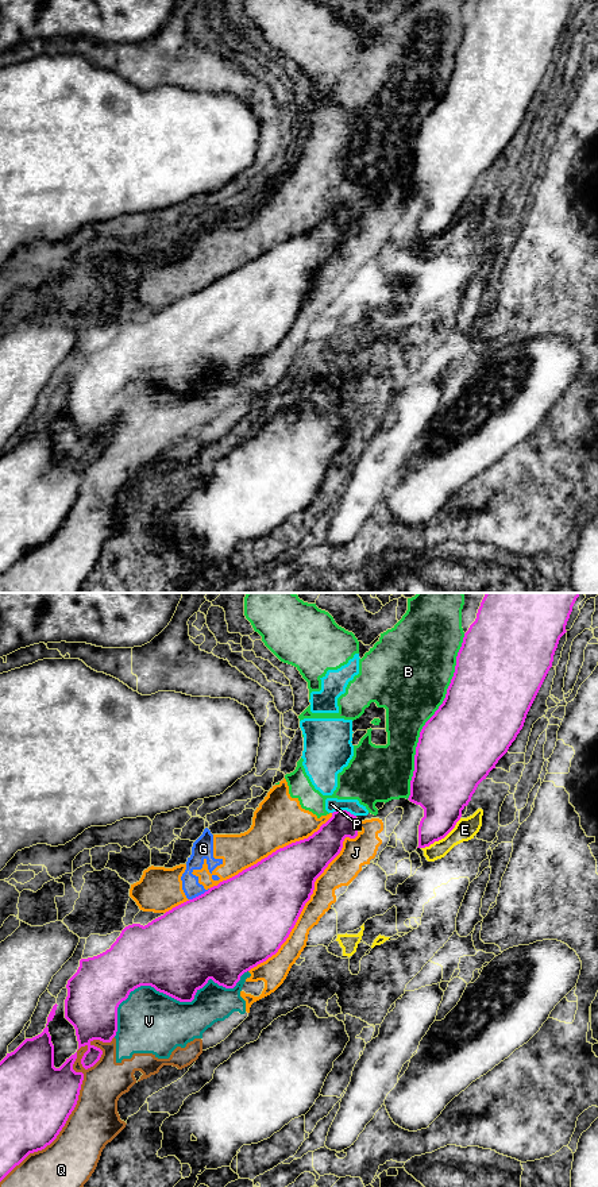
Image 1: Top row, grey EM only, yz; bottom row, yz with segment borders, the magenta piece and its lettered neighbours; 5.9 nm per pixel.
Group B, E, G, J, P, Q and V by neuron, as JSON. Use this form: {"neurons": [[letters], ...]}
{"neurons": [["B", "G", "J", "P", "Q", "V"], ["E"]]}

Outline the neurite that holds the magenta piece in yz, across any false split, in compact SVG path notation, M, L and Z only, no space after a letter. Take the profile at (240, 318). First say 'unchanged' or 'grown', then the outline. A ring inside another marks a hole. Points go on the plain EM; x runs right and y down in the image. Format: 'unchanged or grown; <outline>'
unchanged; M336 205L308 234L277 244L256 259L220 277L204 289L173 302L144 321L140 319L126 321L109 344L97 351L81 354L77 367L66 379L65 413L76 424L78 444L88 442L81 454L82 462L88 465L100 455L103 446L90 438L93 435L112 436L117 427L117 402L135 384L151 381L180 397L192 397L196 388L209 374L225 384L234 384L244 367L275 350L289 332L305 298L310 294L316 274L340 248L344 234L358 231L358 219L356 211L347 205Z

